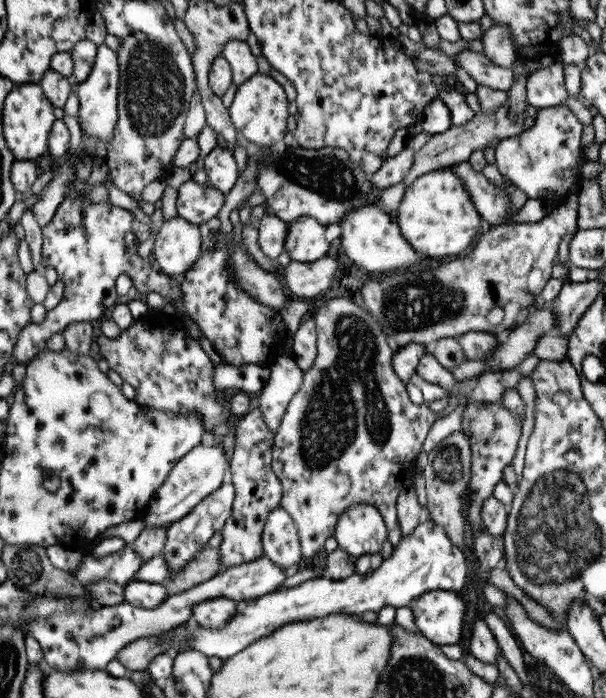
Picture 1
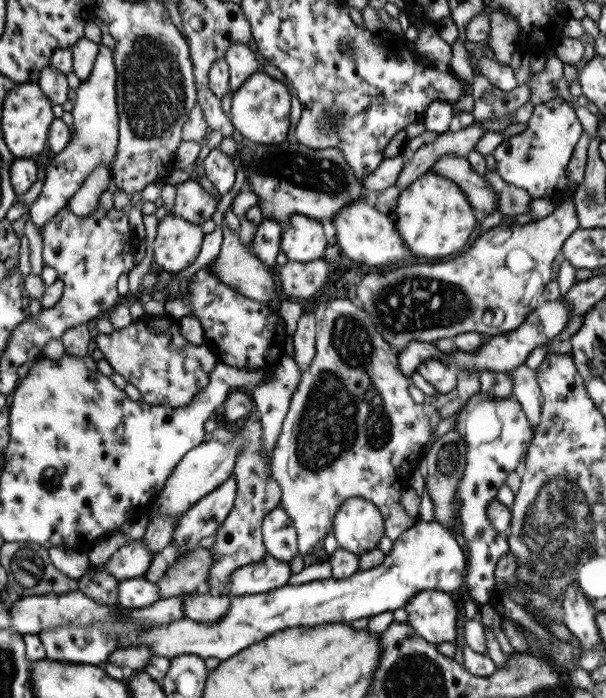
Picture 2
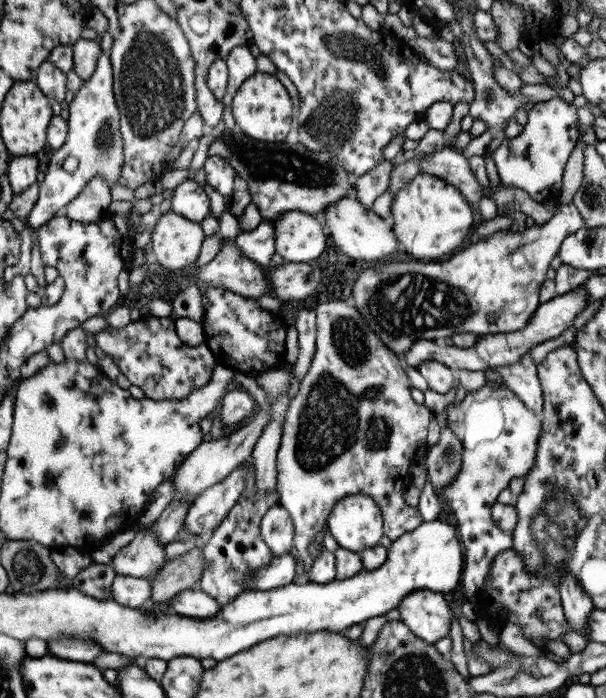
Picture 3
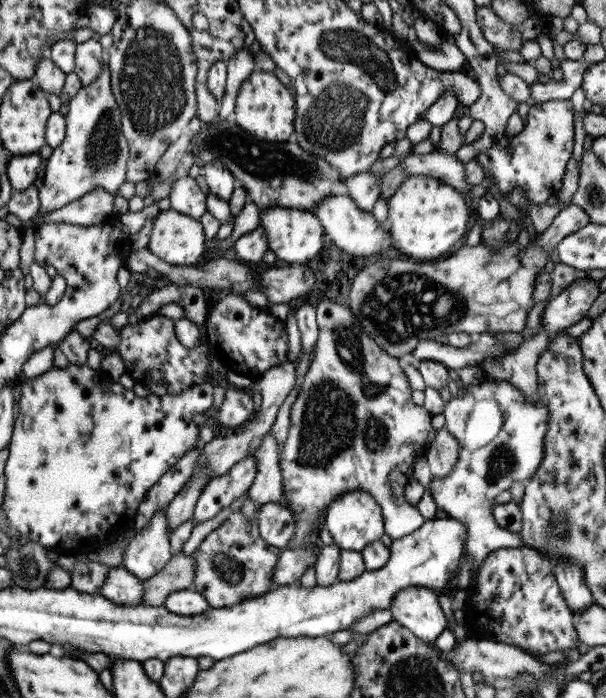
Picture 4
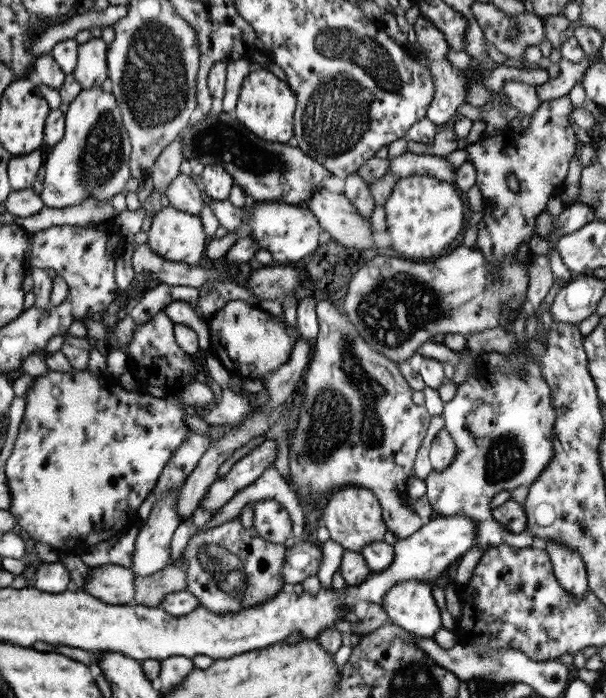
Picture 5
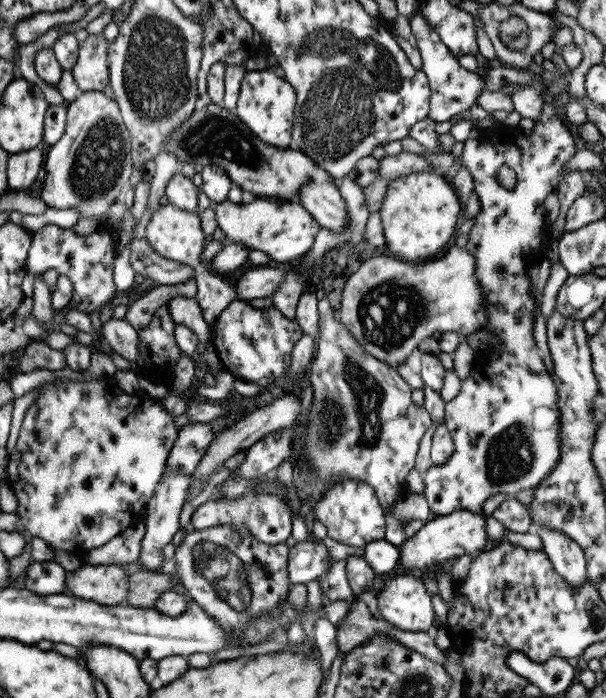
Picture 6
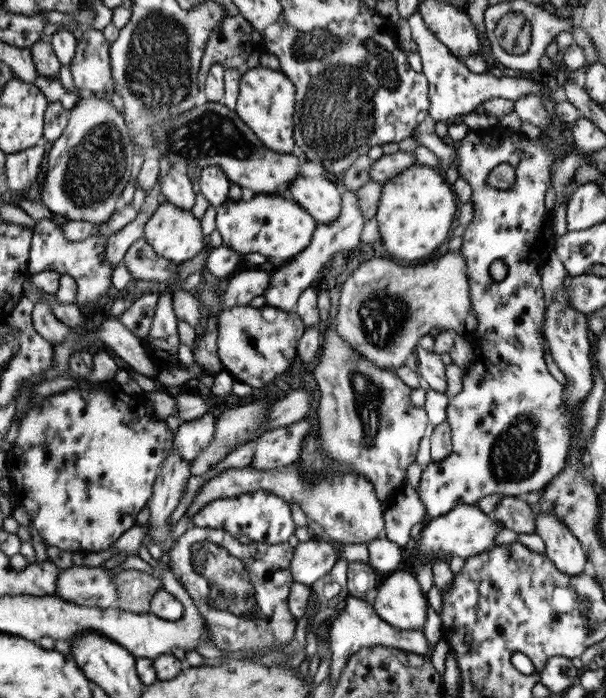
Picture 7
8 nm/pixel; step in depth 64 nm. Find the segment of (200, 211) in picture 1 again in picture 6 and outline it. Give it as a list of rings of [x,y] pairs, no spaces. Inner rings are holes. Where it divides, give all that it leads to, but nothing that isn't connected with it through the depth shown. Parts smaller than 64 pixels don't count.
[[[176,172],[167,180],[163,194],[168,203],[181,210],[195,213],[198,188],[193,185],[190,175]]]

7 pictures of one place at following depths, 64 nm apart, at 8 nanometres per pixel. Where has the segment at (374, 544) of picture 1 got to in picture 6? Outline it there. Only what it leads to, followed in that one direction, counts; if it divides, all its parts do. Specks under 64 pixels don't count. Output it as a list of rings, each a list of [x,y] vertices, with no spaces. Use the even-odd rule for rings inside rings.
[[[345,480],[328,485],[324,493],[315,504],[314,512],[315,519],[325,526],[327,537],[353,548],[363,548],[368,542],[383,540],[385,517],[373,488],[361,481]]]

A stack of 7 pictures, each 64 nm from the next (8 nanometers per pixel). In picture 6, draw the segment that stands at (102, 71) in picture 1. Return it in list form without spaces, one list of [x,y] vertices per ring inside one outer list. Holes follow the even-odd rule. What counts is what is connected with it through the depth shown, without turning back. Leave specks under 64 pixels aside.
[[[102,91],[78,93],[75,100],[66,106],[64,133],[55,144],[50,145],[47,154],[45,154],[45,162],[43,162],[45,176],[40,199],[47,207],[77,209],[81,217],[90,217],[102,222],[108,208],[115,202],[115,197],[124,186],[127,186],[129,176],[131,176],[130,150],[130,136],[123,124],[115,100],[107,98]]]

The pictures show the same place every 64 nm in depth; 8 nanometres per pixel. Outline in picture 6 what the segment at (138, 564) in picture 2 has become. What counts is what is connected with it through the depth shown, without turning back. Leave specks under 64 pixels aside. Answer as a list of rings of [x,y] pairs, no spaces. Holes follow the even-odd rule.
[[[163,472],[159,478],[160,482],[154,490],[153,496],[145,505],[147,516],[144,518],[145,533],[139,542],[139,562],[141,562],[141,571],[156,571],[167,568],[168,566],[161,557],[161,548],[169,544],[171,537],[179,528],[179,514],[184,501],[186,500],[186,490],[190,482],[189,475],[181,475]]]

